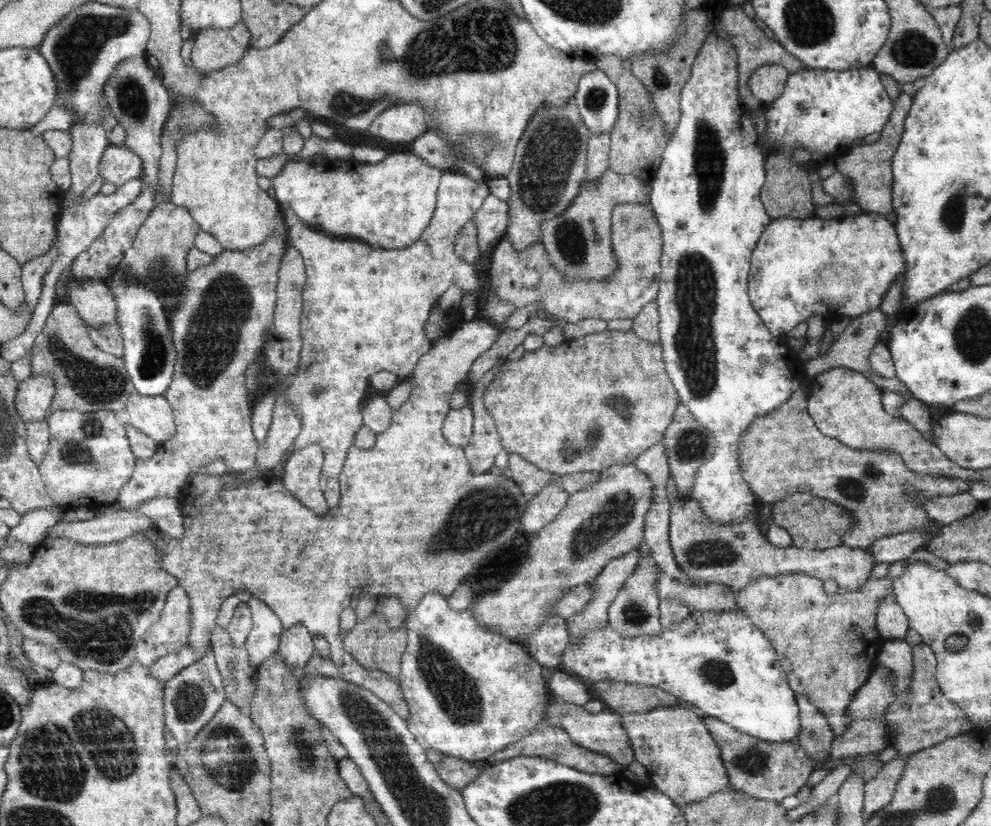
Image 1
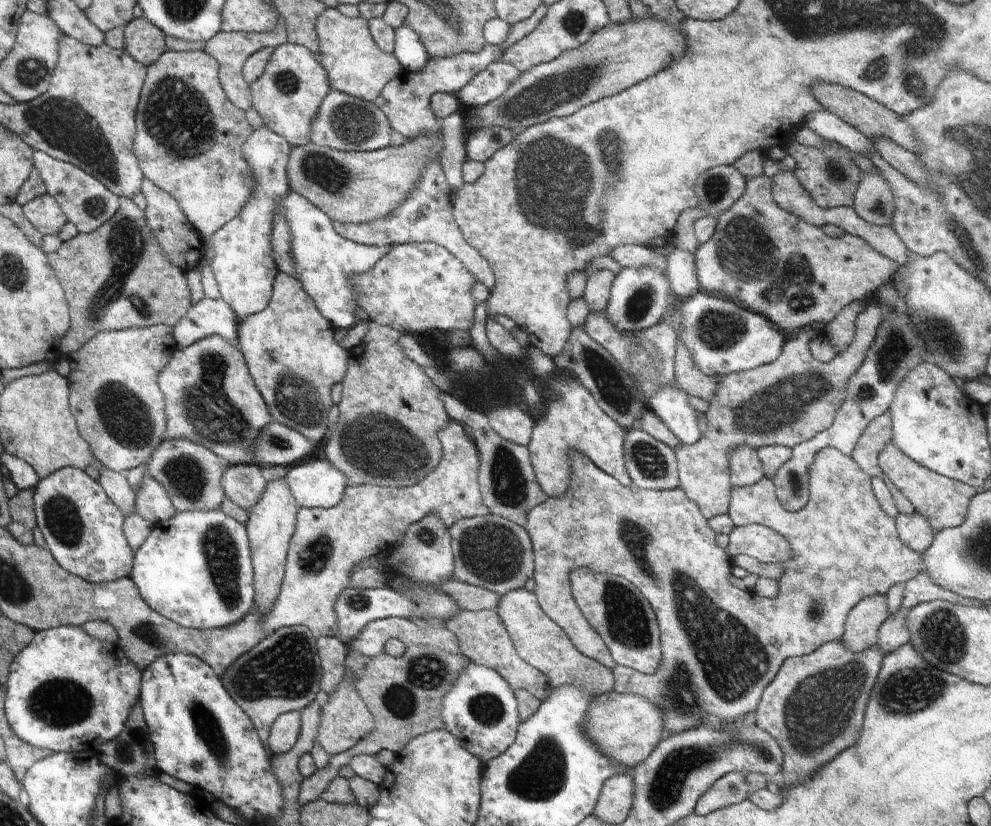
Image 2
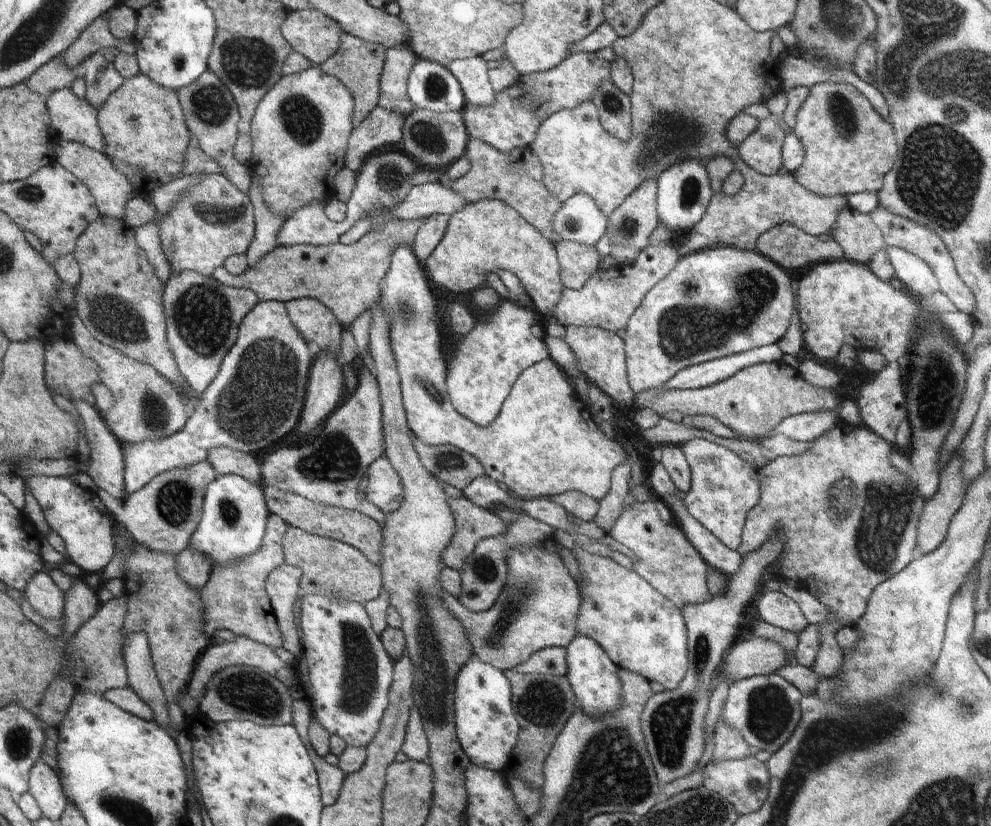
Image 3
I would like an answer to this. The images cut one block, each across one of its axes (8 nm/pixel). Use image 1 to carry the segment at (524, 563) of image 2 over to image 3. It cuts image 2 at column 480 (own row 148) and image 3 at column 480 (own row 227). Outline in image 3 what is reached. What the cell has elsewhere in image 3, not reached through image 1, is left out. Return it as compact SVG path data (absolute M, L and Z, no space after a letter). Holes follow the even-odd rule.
M464 495L448 498L448 506L454 516L455 532L450 544L442 552L442 564L460 572L466 558L481 540L504 535L507 526L492 510L476 506Z

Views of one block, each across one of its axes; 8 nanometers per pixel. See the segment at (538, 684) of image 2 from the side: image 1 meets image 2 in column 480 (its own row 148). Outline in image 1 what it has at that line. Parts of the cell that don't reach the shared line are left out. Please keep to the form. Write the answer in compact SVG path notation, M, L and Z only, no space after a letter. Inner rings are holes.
M600 55L594 60L598 69L603 70L614 81L619 92L619 109L614 130L611 132L609 169L616 173L634 174L651 184L663 160L664 150L669 142L667 129L652 103L652 94L642 81L632 74L628 62L614 55Z

